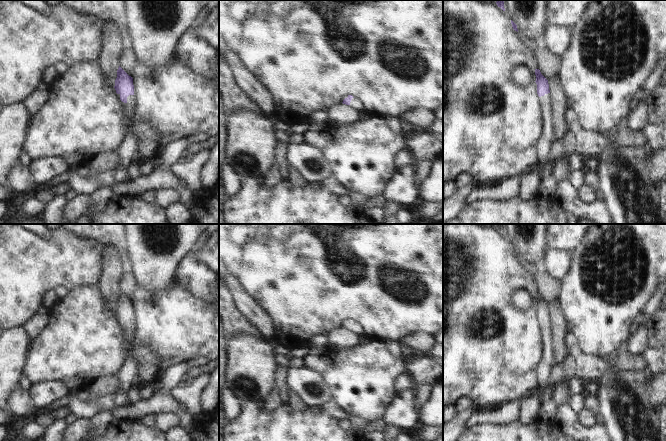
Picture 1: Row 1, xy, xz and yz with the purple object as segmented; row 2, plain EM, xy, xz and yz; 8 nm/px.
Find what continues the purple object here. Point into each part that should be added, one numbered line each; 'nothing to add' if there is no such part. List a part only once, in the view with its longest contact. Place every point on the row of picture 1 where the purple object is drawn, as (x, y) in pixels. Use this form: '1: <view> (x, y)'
1: xy (129, 106)

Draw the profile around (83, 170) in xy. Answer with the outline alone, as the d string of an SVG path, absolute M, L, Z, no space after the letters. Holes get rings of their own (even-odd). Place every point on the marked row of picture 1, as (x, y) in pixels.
M88 164L73 165L69 168L71 171L76 172L81 177L97 176L99 173L92 172Z

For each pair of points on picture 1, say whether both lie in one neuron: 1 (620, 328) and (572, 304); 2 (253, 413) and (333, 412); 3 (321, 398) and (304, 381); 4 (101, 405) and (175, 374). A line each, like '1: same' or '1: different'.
1: same
2: different
3: same
4: same

